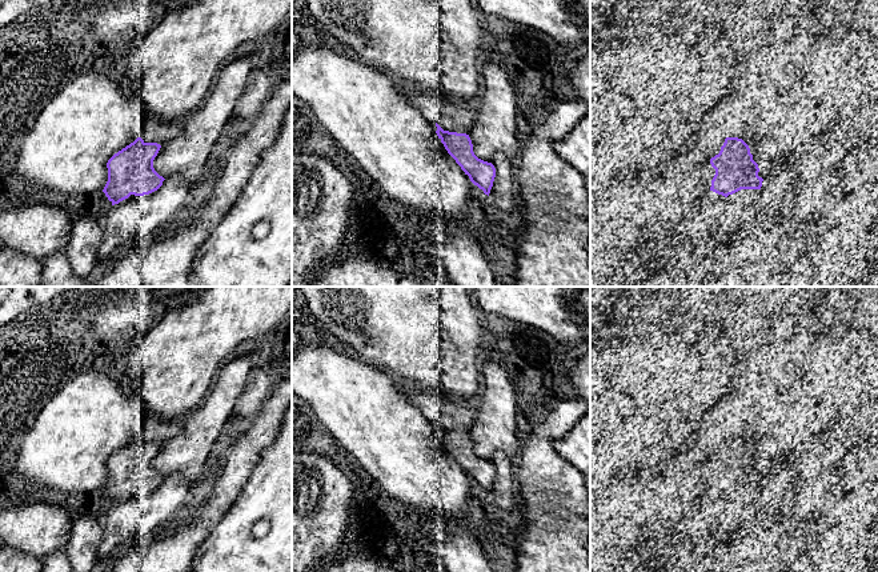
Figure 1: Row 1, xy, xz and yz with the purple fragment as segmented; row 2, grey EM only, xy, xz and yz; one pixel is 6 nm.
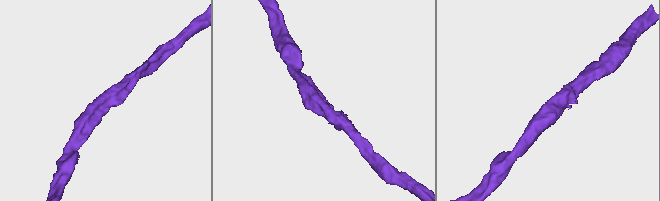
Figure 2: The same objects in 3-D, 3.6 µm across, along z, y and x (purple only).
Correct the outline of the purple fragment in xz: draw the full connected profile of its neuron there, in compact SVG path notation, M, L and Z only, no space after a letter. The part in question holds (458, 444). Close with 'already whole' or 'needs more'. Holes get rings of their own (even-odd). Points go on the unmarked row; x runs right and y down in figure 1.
M437 421L437 435L448 452L456 459L470 480L489 495L496 476L492 461L478 457L473 451L473 443L466 432L444 429Z; already whole

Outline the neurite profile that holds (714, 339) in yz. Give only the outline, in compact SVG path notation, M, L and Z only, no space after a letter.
M697 327L694 332L682 332L679 335L679 339L687 343L687 348L691 347L695 348L695 352L698 352L698 343L697 339L699 336L705 336L707 339L709 345L715 348L717 359L730 367L730 357L731 351L729 348L729 343L726 337L718 332L710 331L707 327Z

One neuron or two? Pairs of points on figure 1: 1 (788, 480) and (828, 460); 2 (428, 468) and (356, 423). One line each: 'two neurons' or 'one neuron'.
1: one neuron
2: one neuron

